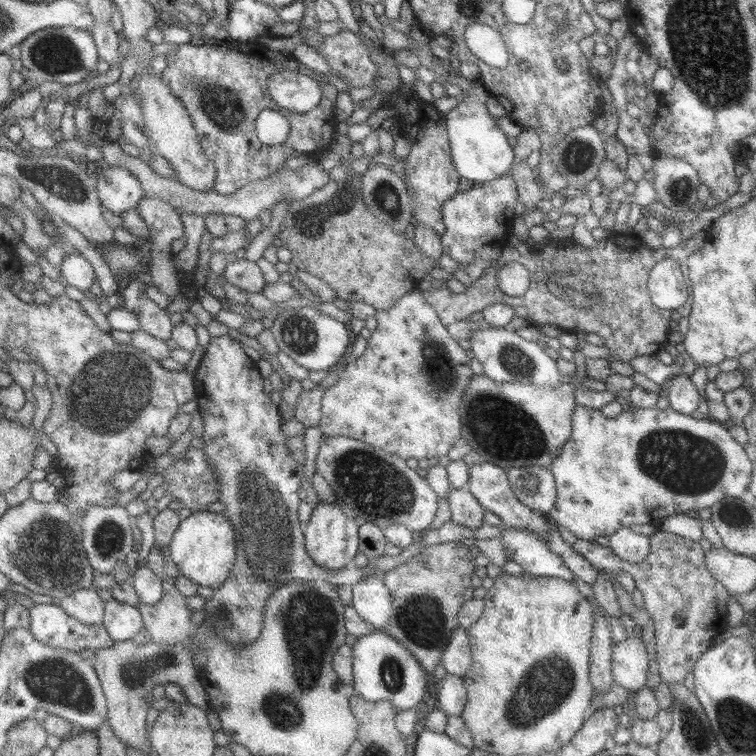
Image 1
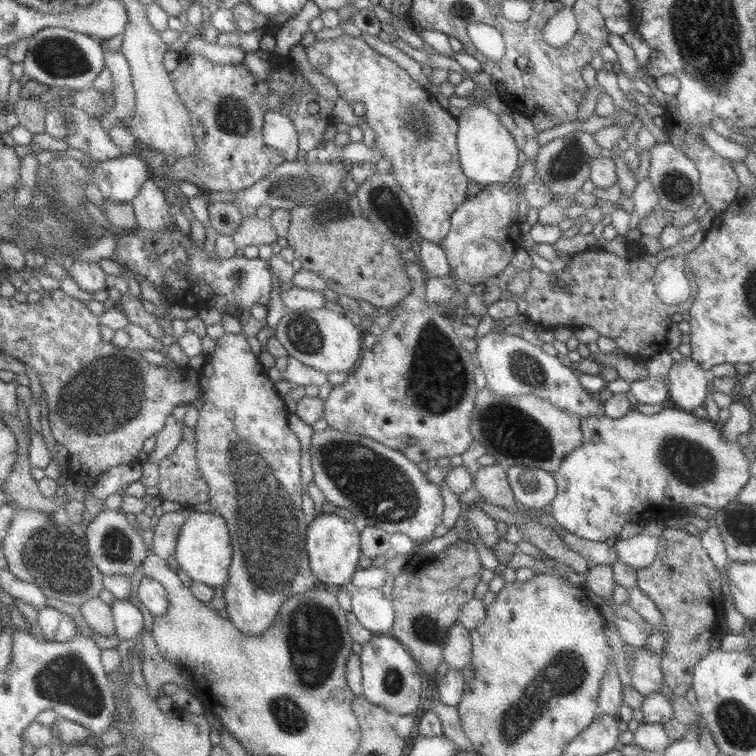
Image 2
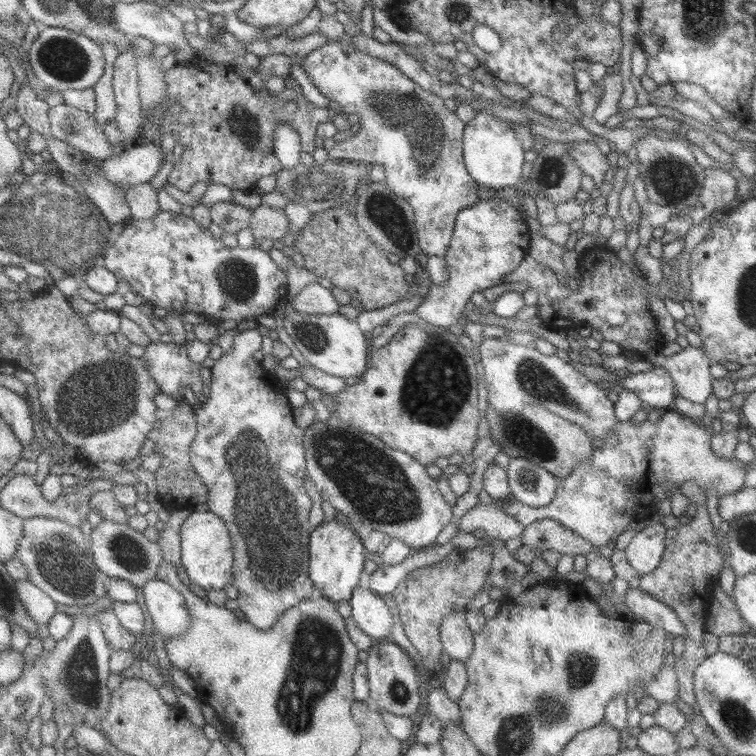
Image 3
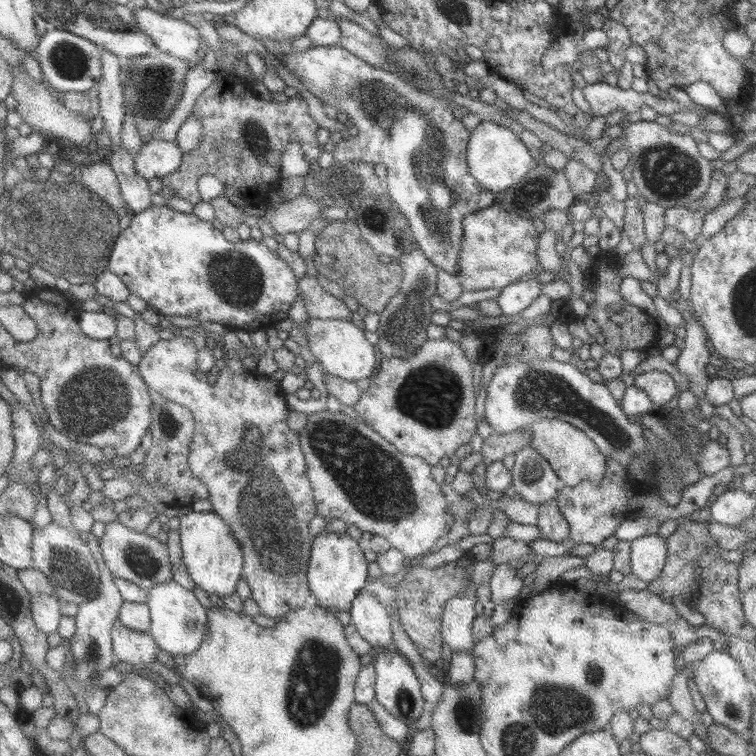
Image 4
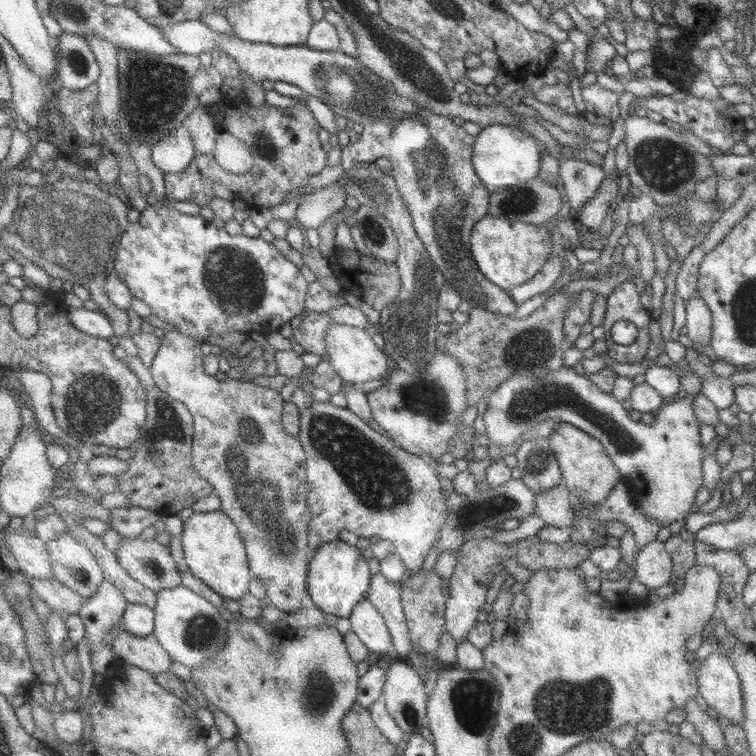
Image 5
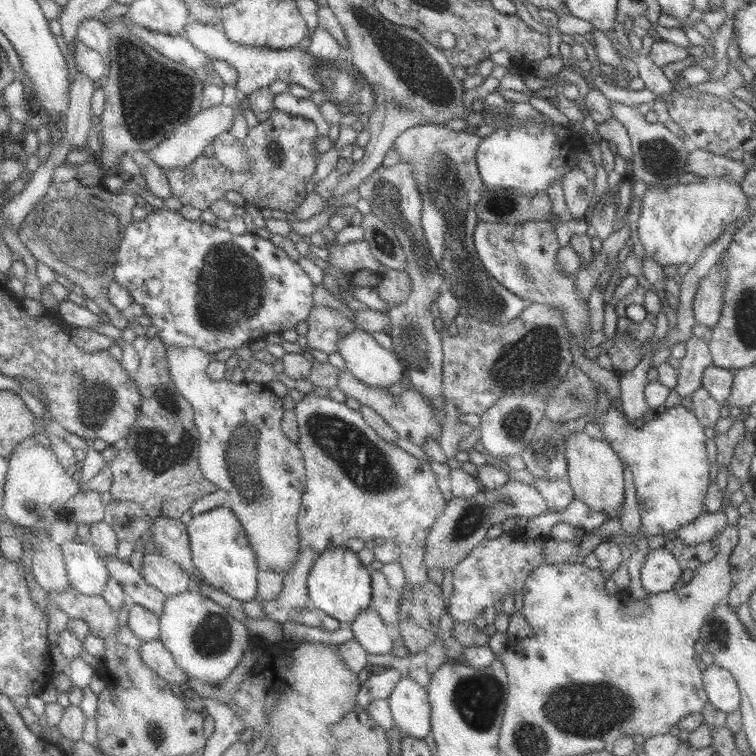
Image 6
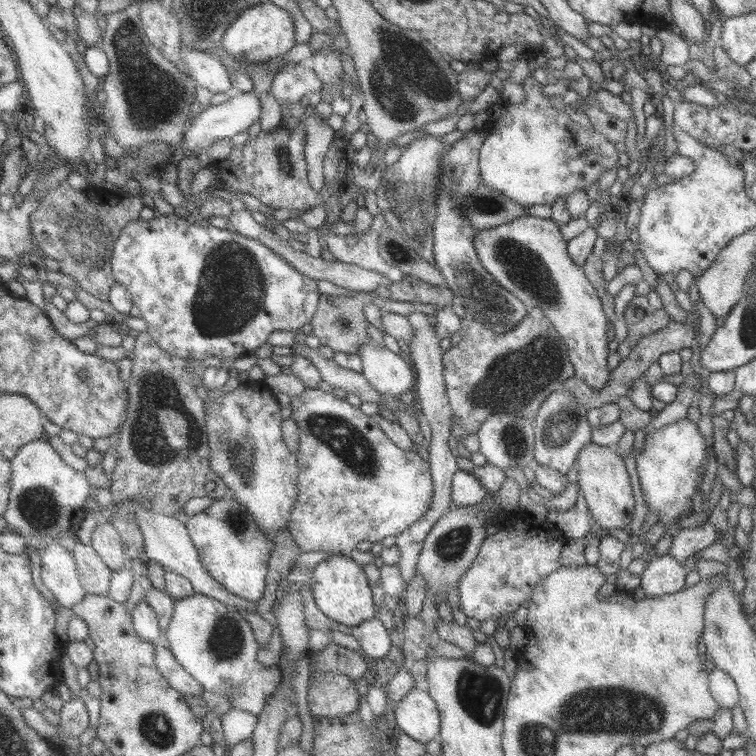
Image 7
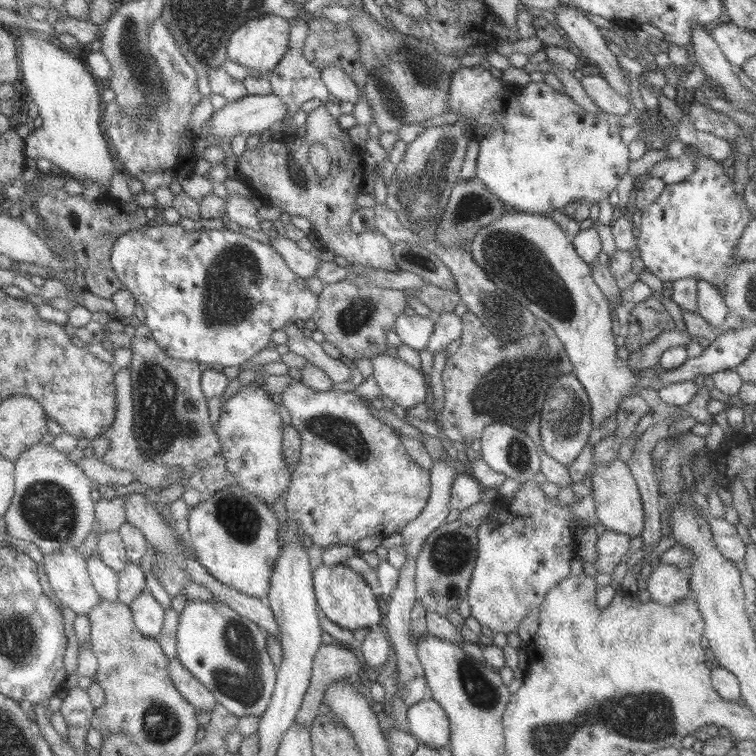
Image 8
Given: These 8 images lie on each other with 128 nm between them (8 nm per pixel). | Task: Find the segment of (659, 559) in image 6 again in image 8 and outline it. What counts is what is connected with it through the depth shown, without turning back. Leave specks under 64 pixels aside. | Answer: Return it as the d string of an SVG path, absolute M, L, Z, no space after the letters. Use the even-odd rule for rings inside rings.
M660 564L646 579L650 600L661 606L671 606L690 594L687 573L675 566Z

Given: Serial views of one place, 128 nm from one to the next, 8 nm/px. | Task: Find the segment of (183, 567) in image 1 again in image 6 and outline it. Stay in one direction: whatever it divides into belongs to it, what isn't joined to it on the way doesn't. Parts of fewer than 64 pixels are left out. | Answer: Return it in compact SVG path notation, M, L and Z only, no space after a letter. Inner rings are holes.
M220 506L193 516L187 526L193 560L203 580L241 602L254 600L258 562L249 546L244 527L233 512Z

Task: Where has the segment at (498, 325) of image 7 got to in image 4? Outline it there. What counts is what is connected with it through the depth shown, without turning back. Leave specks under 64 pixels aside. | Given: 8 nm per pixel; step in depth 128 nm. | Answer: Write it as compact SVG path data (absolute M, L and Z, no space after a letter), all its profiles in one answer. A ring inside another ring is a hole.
M149 7L135 8L133 16L137 26L154 41L158 53L186 60L193 68L203 55L201 34L189 22L157 13ZM337 44L314 46L303 51L284 49L283 53L276 56L276 61L284 64L301 82L301 86L317 100L345 114L351 126L357 130L355 136L344 136L335 144L334 151L330 153L333 164L343 165L352 161L373 166L383 164L387 171L386 180L383 181L385 194L405 217L414 244L438 270L455 275L462 239L462 218L466 214L491 206L493 193L484 191L468 174L465 151L470 132L461 125L461 121L453 119L449 102L415 88L389 70L369 66L369 63L363 62Z

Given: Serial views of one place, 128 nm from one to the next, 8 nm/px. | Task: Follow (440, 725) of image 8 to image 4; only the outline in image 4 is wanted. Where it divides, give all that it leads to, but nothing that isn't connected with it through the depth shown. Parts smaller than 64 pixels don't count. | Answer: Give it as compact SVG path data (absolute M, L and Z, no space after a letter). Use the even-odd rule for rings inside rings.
M393 648L377 649L373 653L372 665L374 666L374 699L391 716L404 722L409 728L413 727L417 718L419 718L424 703L420 693L420 684L413 667L408 660L395 652Z

